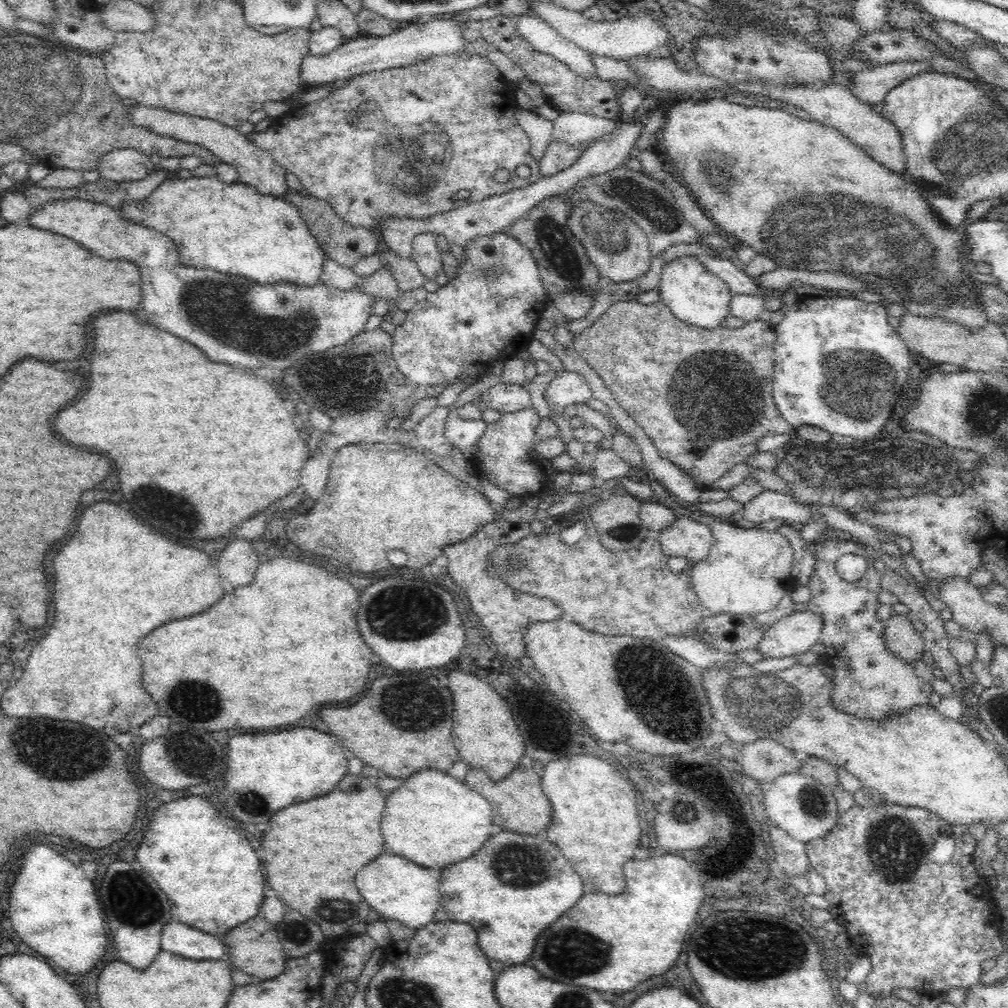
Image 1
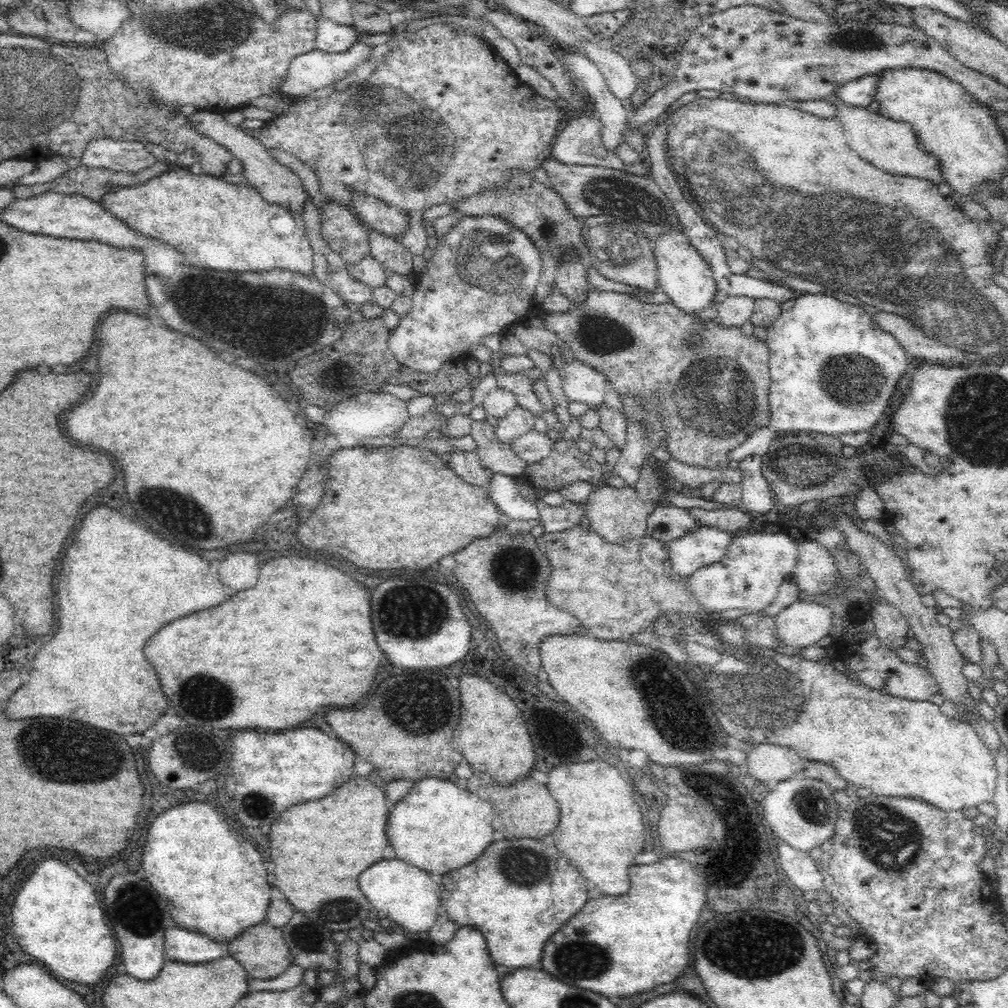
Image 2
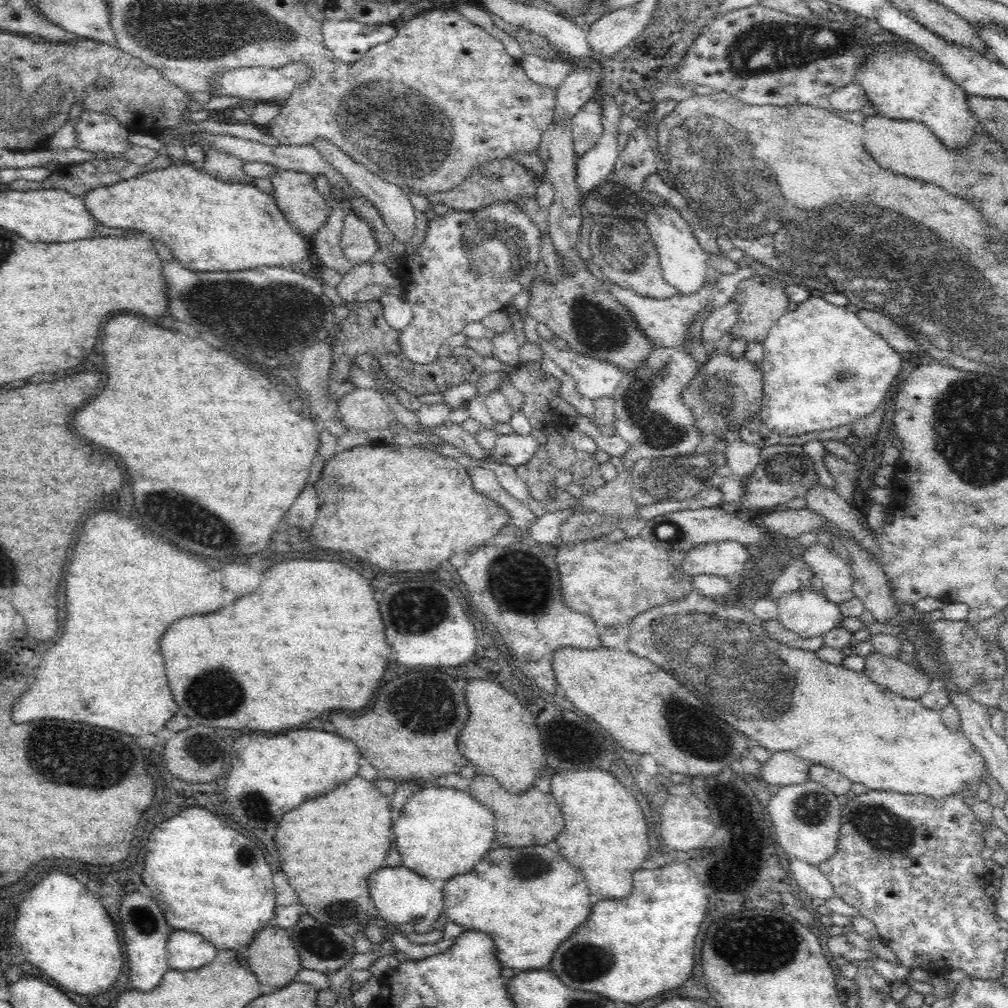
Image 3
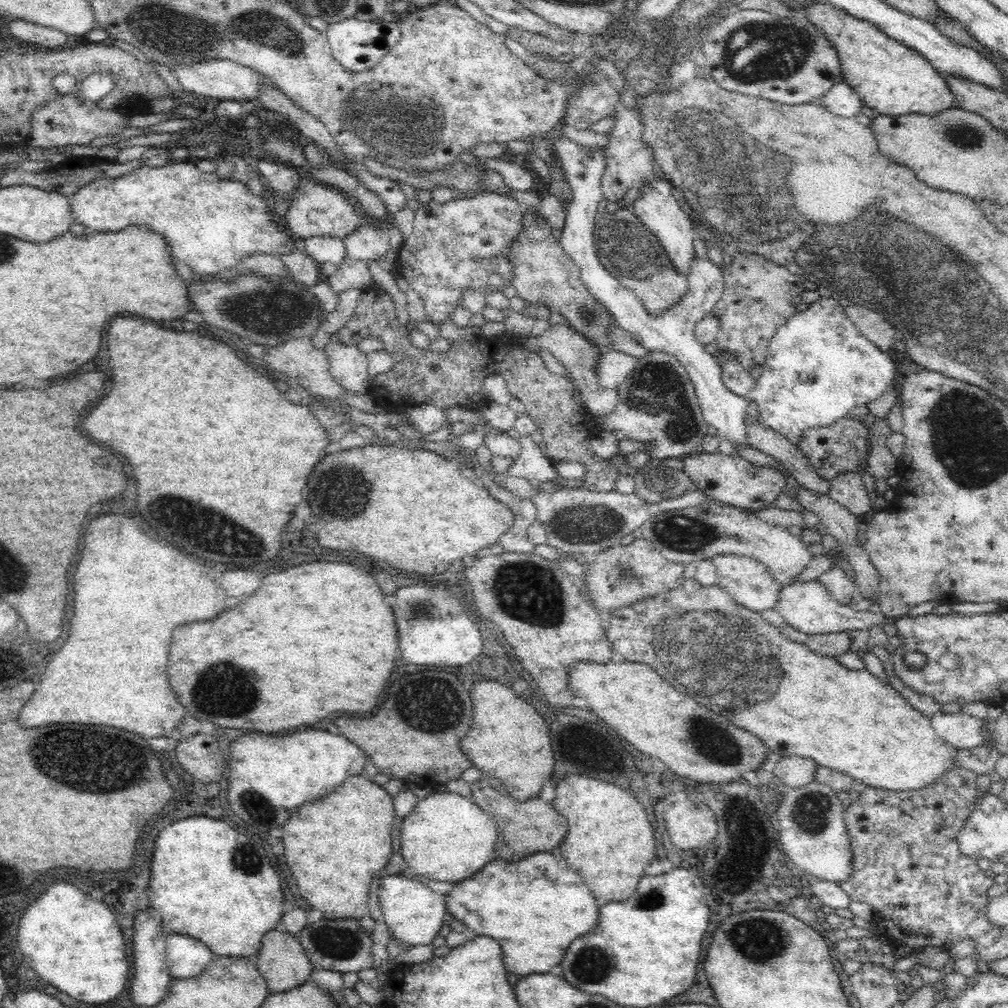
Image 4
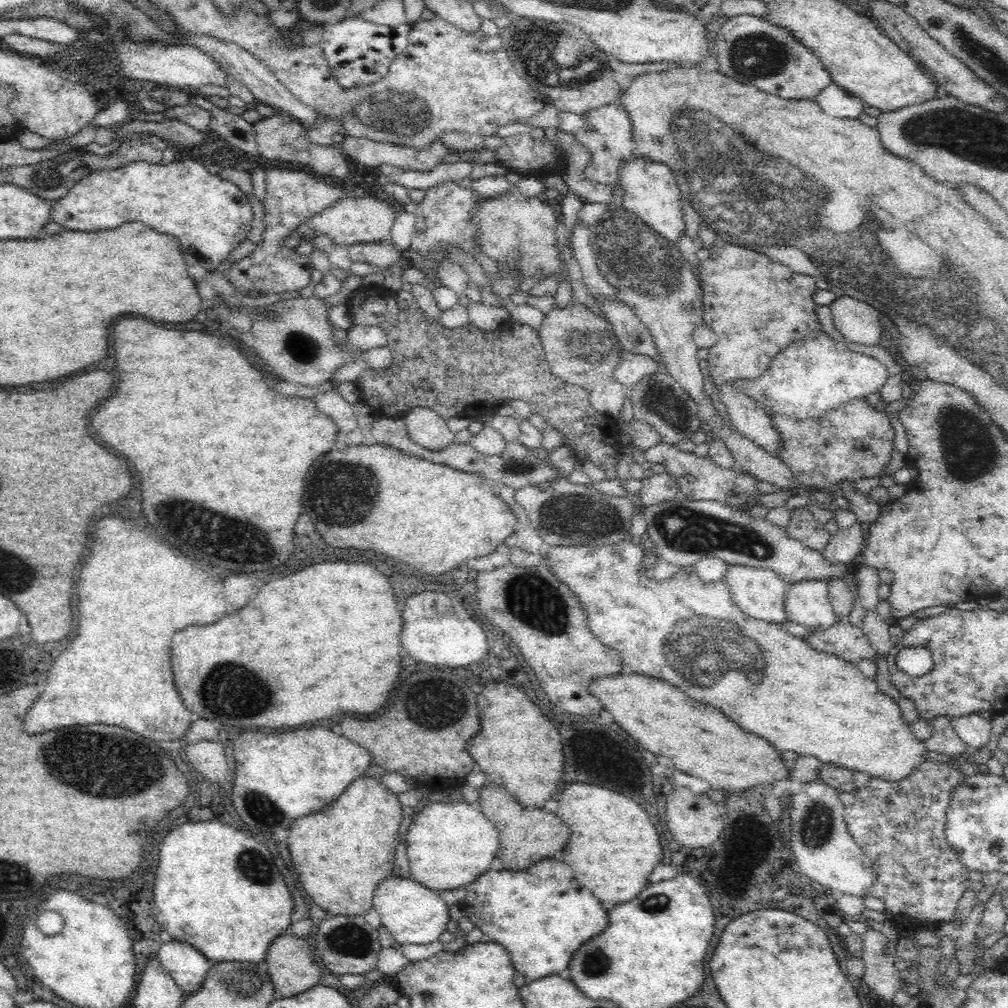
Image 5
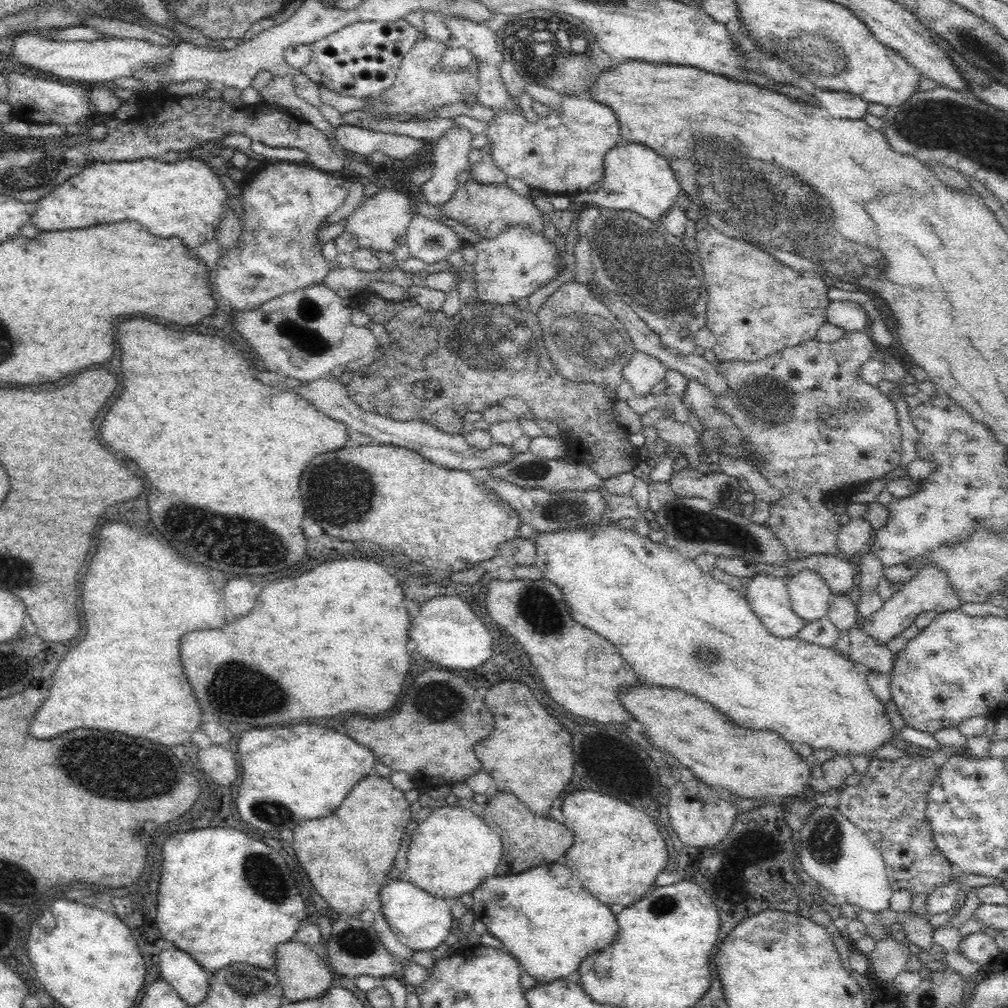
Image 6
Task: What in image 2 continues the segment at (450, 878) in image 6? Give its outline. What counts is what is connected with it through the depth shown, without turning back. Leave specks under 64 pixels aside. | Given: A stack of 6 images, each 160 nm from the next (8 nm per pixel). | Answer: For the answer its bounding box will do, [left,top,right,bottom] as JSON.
[386,776,495,875]

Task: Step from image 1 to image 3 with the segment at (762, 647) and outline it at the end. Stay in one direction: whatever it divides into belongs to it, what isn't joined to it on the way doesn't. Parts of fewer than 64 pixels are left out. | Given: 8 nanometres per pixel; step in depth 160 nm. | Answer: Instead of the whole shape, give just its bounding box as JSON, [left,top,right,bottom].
[777,588,843,638]

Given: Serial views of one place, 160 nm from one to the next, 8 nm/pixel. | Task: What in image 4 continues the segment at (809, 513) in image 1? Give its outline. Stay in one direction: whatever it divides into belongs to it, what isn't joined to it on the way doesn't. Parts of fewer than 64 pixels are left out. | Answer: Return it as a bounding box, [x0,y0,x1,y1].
[553,136,749,451]

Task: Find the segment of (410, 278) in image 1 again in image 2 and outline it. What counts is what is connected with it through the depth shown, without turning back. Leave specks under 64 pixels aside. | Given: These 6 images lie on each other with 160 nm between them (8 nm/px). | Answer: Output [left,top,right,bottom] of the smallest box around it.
[369,230,414,277]

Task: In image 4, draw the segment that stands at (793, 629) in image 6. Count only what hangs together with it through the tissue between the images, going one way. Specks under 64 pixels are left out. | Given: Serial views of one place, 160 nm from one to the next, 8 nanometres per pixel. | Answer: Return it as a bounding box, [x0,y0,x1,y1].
[706,554,782,612]

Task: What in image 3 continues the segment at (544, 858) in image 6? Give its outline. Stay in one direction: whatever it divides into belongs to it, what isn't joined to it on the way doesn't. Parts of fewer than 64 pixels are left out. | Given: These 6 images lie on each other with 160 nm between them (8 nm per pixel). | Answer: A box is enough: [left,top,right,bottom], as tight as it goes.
[469,776,564,846]

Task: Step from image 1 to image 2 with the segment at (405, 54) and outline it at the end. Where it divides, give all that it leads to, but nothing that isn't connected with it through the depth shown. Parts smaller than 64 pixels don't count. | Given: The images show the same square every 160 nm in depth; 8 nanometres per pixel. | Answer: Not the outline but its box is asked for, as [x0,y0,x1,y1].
[278,38,374,98]

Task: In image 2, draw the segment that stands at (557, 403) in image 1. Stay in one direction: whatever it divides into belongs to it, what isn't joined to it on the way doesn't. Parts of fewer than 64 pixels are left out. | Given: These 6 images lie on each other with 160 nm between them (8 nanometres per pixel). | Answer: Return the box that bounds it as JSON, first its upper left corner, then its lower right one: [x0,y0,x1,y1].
[559,361,610,406]

